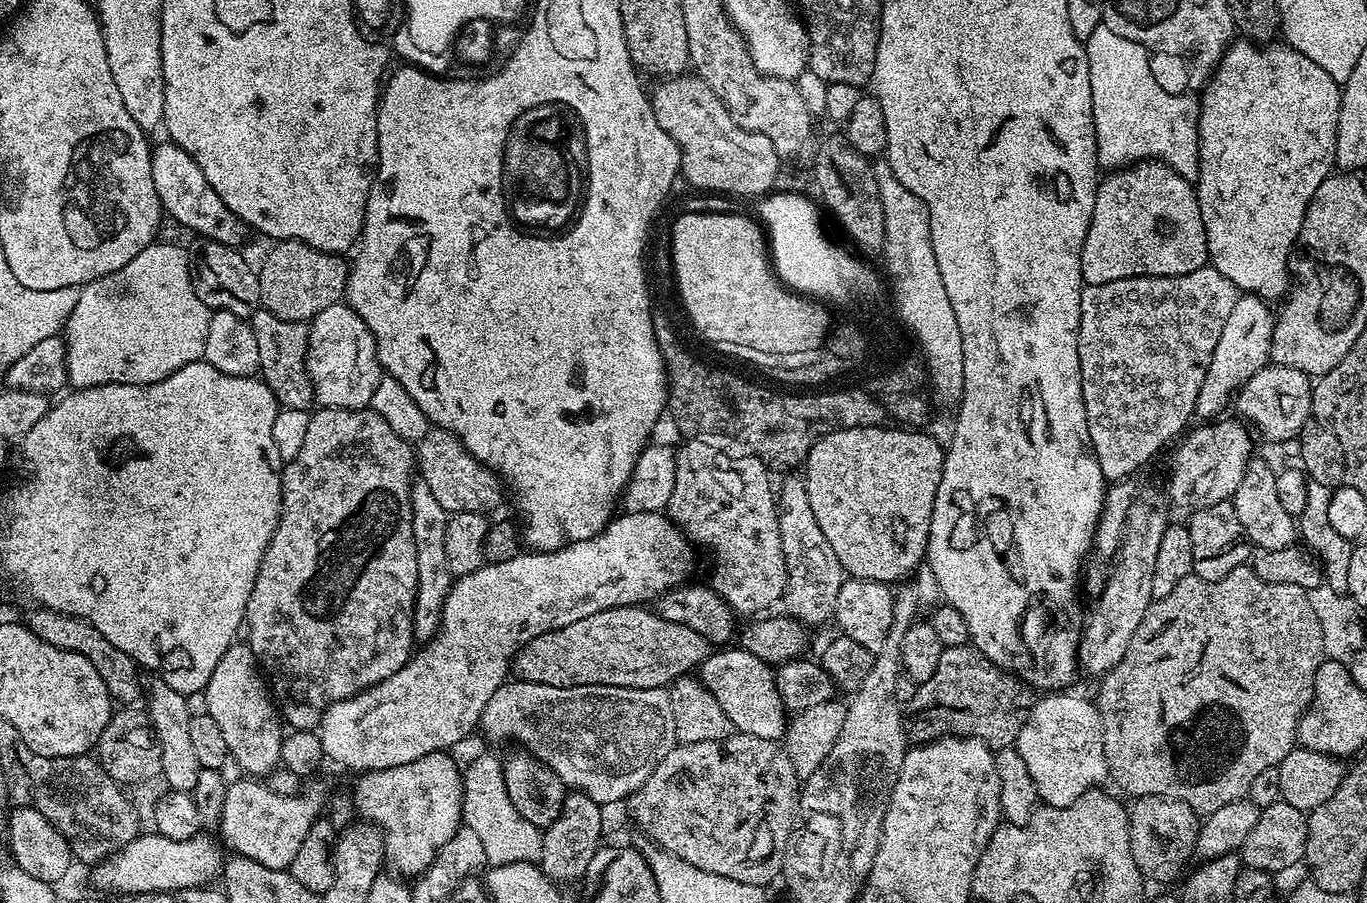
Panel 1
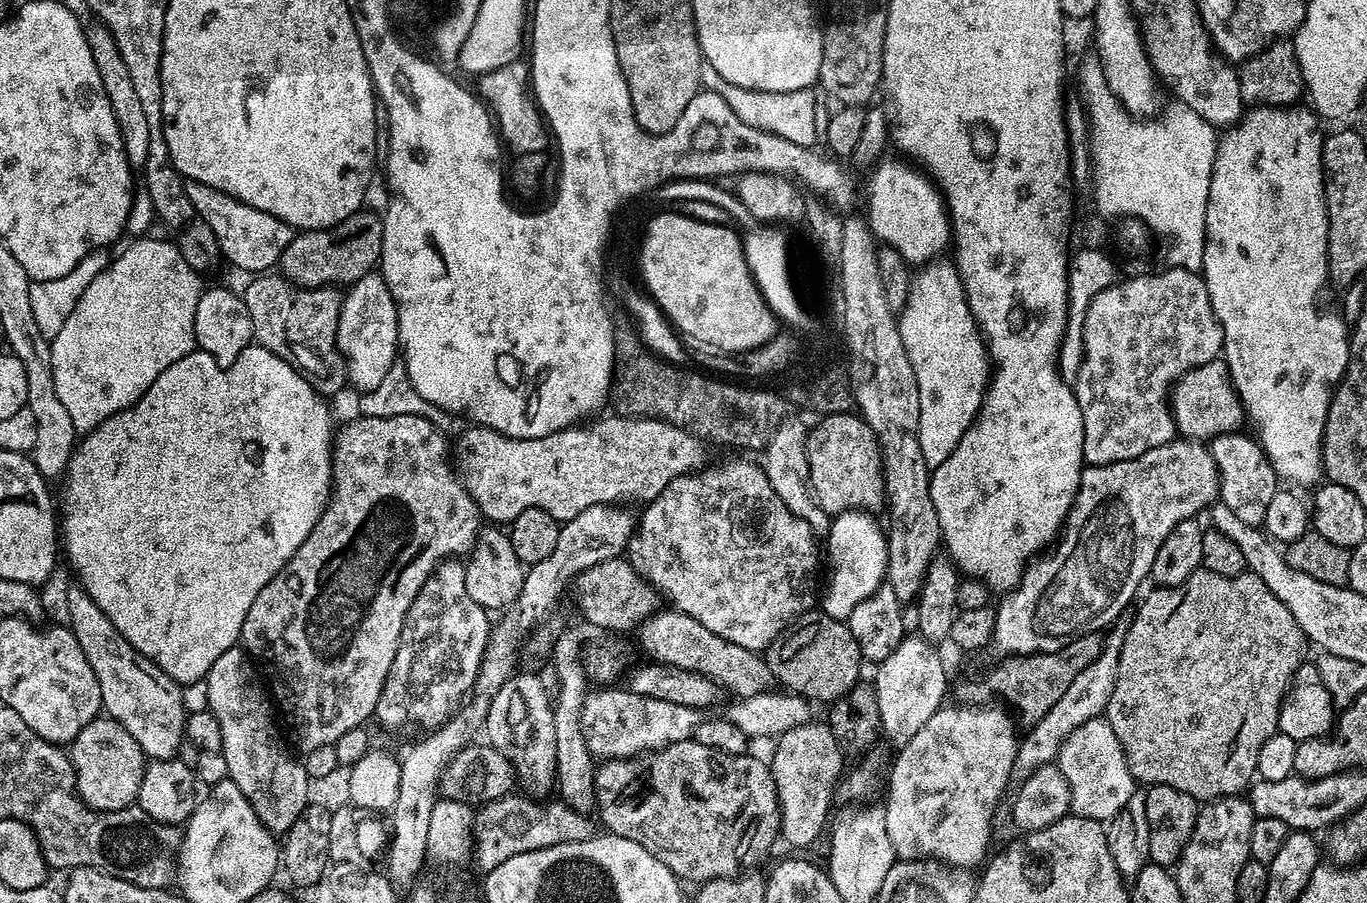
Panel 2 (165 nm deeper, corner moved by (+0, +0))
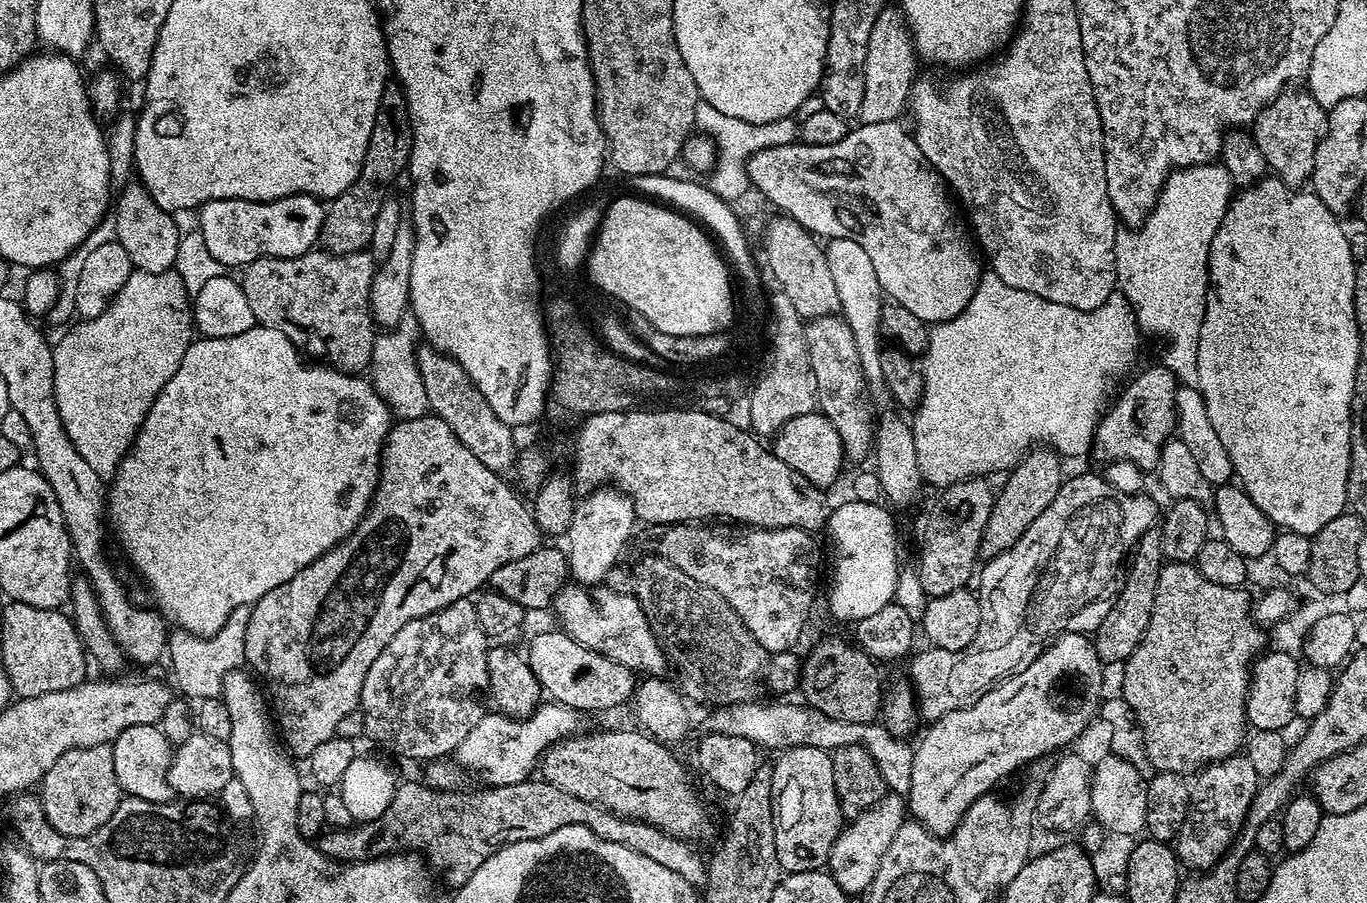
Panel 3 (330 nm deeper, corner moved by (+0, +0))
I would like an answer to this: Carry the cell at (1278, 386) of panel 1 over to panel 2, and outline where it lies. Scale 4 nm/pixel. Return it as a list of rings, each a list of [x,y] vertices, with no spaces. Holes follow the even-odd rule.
[[[1222,358],[1206,362],[1206,366],[1198,366],[1177,380],[1172,387],[1170,407],[1177,433],[1185,440],[1208,442],[1213,436],[1240,432],[1246,424],[1244,408],[1240,405],[1228,367]]]

